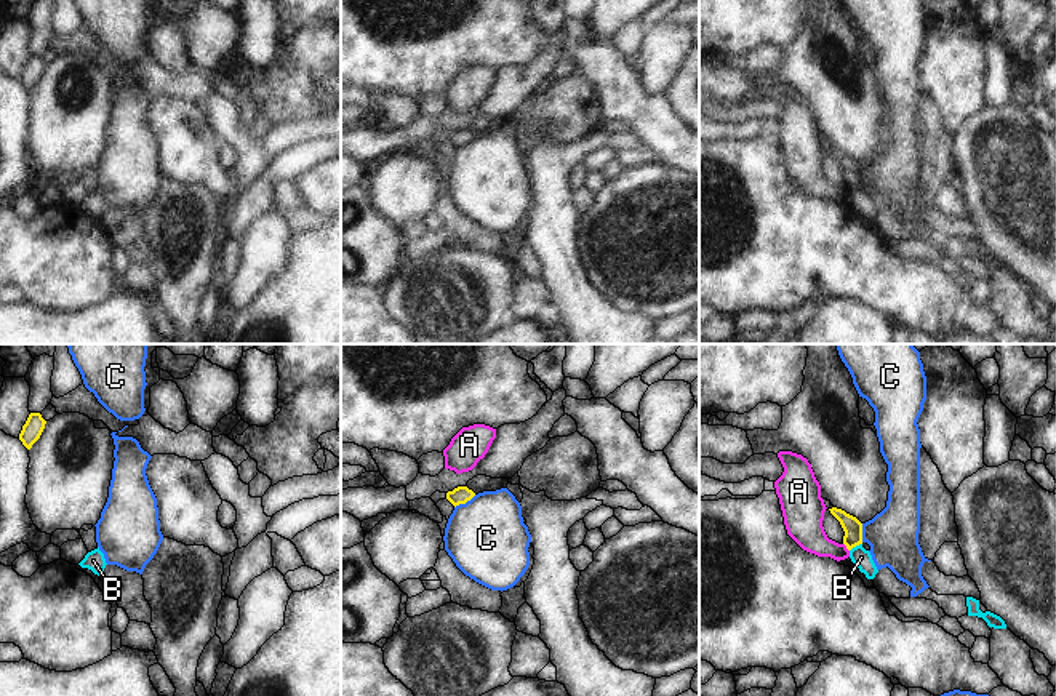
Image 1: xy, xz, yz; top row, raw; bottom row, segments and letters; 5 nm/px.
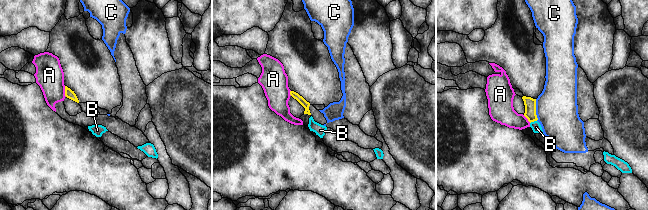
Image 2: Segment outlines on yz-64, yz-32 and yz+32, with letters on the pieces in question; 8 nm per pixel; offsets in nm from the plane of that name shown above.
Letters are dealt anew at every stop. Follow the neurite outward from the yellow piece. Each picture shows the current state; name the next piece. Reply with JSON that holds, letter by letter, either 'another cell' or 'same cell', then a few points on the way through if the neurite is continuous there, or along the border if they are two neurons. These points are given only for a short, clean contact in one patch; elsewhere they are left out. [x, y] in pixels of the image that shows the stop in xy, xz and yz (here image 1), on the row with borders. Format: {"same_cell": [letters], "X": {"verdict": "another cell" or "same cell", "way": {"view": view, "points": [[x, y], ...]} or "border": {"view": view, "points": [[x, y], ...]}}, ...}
{"same_cell": [], "A": {"verdict": "another cell"}, "B": {"verdict": "another cell", "border": {"view": "yz", "points": [[861, 543], [850, 551]]}}, "C": {"verdict": "another cell", "border": {"view": "xz", "points": [[476, 495], [455, 508]]}}}

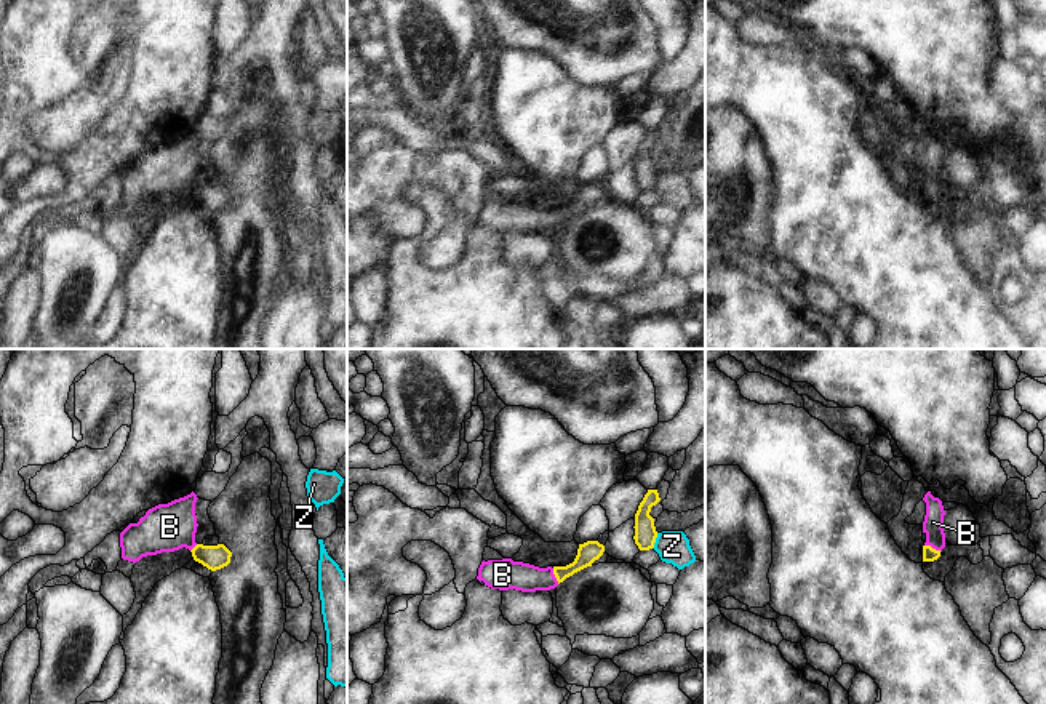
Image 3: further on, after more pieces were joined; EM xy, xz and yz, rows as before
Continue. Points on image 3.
{"same_cell": ["B"], "B": {"verdict": "same cell", "way": {"view": "yz", "points": [[930, 554], [931, 548], [933, 522]]}}, "Z": {"verdict": "another cell"}}

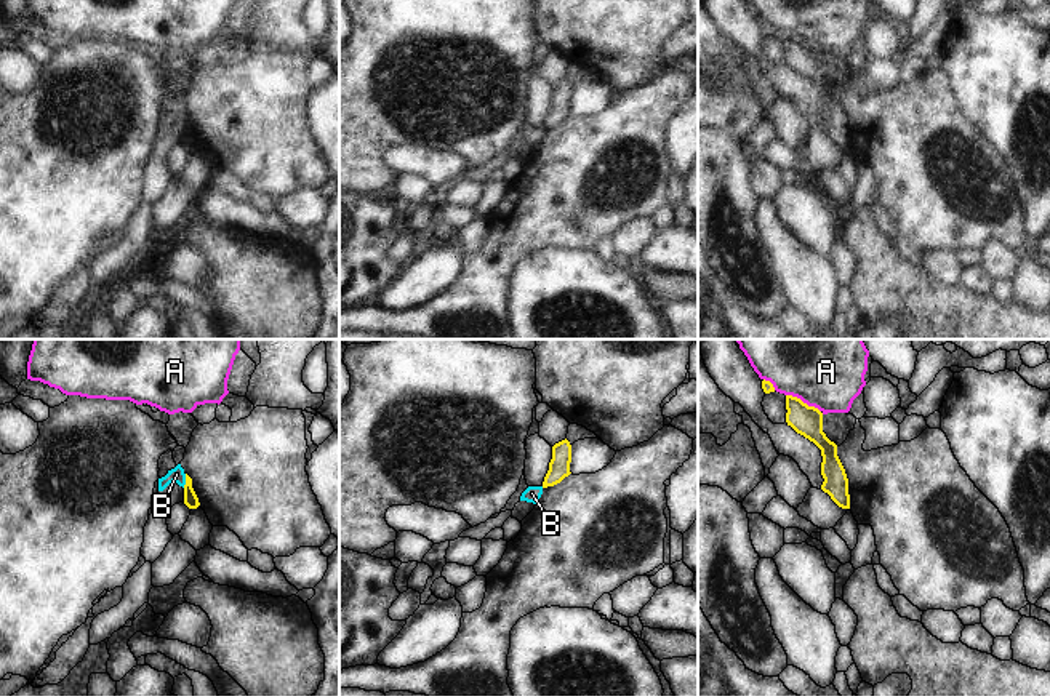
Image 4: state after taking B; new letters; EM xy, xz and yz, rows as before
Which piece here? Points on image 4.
{"same_cell": [], "A": {"verdict": "another cell", "border": {"view": "yz", "points": [[786, 394], [799, 397], [823, 413]]}}, "B": {"verdict": "another cell", "border": {"view": "xy", "points": [[186, 474], [183, 487]]}}}

